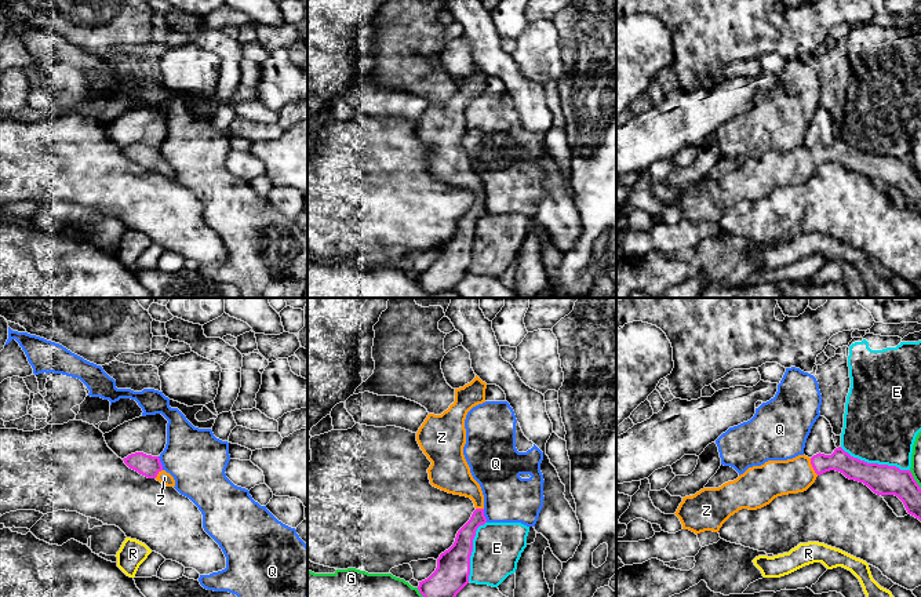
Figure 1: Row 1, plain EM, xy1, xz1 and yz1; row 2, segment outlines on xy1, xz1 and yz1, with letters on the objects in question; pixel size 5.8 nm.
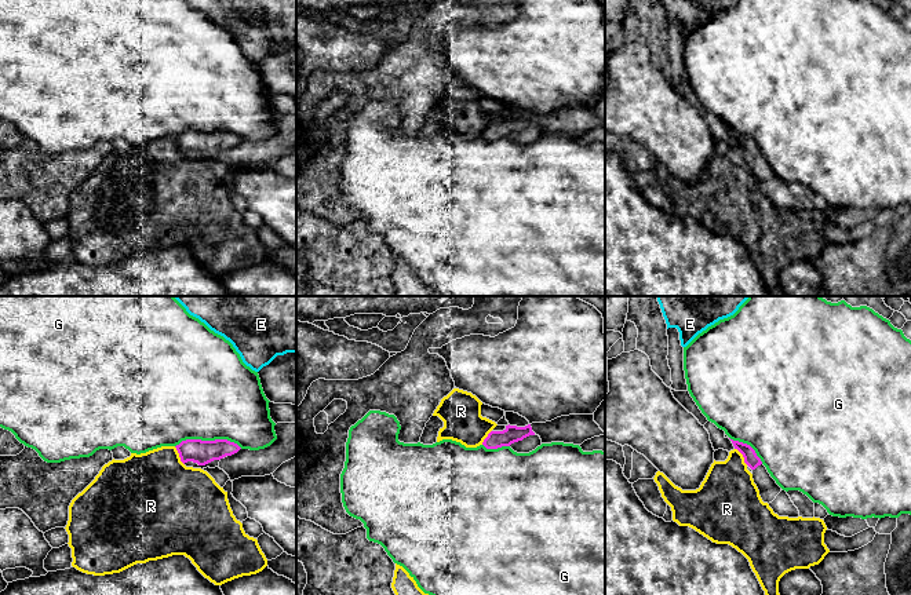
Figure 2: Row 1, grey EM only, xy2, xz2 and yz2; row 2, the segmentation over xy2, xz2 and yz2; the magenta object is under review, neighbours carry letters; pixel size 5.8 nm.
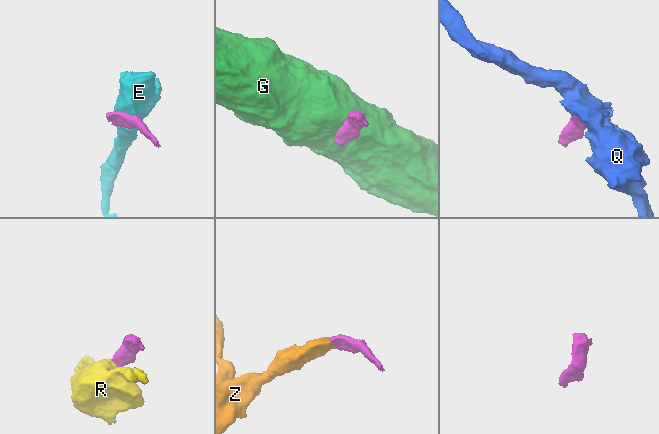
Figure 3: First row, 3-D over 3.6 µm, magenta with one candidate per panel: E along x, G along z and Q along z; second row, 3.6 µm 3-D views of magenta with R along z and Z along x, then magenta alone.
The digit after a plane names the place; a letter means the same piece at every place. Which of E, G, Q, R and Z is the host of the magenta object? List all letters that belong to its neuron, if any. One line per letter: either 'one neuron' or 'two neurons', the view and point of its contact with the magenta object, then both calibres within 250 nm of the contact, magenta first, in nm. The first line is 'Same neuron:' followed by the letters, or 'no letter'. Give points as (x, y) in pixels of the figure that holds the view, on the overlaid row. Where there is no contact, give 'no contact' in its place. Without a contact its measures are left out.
Same neuron: Z
E: two neurons; meets magenta in yz1 at (874, 463); 180 nm thick on the magenta side, 440 nm on the other
G: two neurons; meets magenta in xy2 at (208, 441); 140 nm thick on the magenta side, 480 nm on the other
Q: two neurons; meets magenta in xy1 at (160, 463); 130 nm thick on the magenta side, 340 nm on the other
R: two neurons; meets magenta in xy2 at (179, 456); 140 nm thick on the magenta side, 460 nm on the other
Z: one neuron; meets magenta in yz1 at (812, 466); 130 nm thick on the magenta side, 220 nm on the other

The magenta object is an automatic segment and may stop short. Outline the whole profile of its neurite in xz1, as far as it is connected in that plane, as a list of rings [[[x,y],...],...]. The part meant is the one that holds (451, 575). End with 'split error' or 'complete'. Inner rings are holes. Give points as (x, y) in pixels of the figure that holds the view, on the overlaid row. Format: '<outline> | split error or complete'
[[[477,375],[463,387],[455,389],[455,401],[441,415],[429,414],[416,433],[416,441],[432,462],[427,469],[430,484],[448,494],[470,498],[476,510],[470,520],[458,531],[454,545],[440,554],[436,571],[425,580],[419,582],[418,590],[423,597],[456,597],[456,594],[469,583],[470,556],[473,552],[473,539],[480,525],[487,523],[484,516],[484,495],[480,484],[473,478],[470,467],[463,455],[466,444],[465,419],[467,412],[485,403],[487,383]]] | split error

